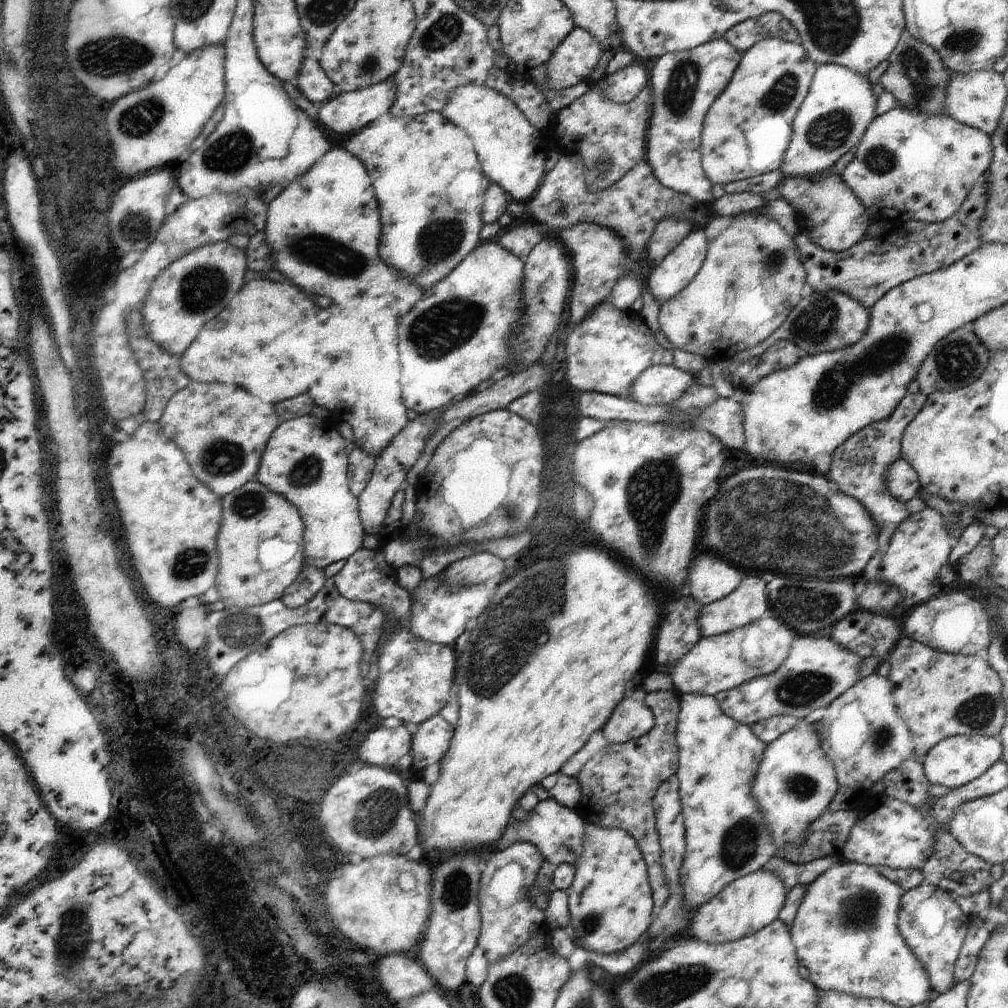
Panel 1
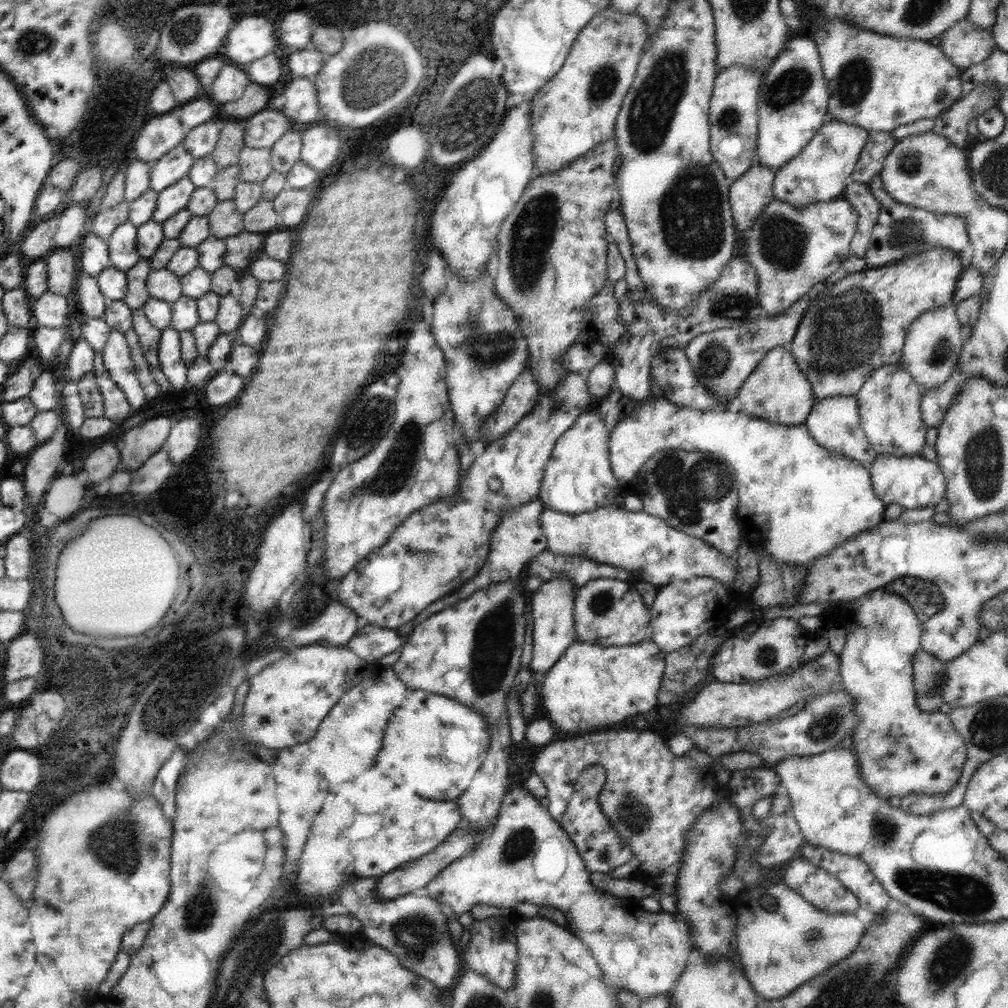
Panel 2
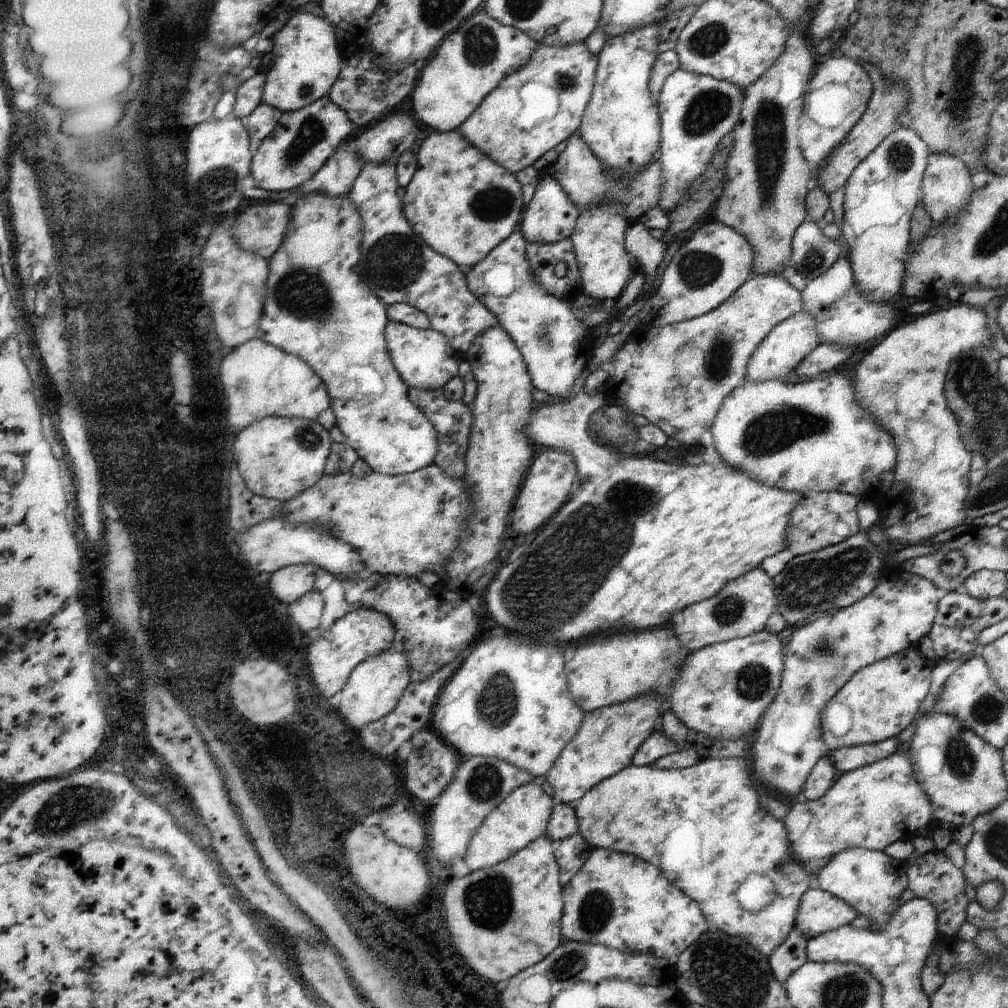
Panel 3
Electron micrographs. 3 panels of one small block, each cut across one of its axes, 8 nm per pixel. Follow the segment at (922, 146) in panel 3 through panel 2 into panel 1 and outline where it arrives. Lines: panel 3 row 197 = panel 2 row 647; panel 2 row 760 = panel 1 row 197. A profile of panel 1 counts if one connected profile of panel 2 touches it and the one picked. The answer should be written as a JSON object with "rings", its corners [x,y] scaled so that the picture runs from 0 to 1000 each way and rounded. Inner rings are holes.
{"rings":[[[894,105],[884,108],[876,114],[867,116],[867,119],[861,124],[859,131],[850,143],[846,158],[839,164],[839,167],[837,167],[833,174],[834,178],[843,186],[843,188],[870,218],[875,219],[882,216],[889,220],[889,222],[895,222],[903,217],[920,221],[932,221],[942,216],[954,204],[961,188],[968,181],[974,179],[977,171],[980,169],[980,165],[982,165],[984,150],[983,136],[969,127],[954,123],[937,112],[914,112],[912,109]]]}

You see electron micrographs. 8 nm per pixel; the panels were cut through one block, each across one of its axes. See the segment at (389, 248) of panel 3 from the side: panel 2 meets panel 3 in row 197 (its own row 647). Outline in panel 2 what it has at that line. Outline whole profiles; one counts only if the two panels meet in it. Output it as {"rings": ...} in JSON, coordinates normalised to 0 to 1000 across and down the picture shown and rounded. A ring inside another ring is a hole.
{"rings":[[[364,619],[349,631],[344,642],[361,657],[373,660],[374,654],[391,647],[398,639],[401,639],[401,635],[394,625]]]}

